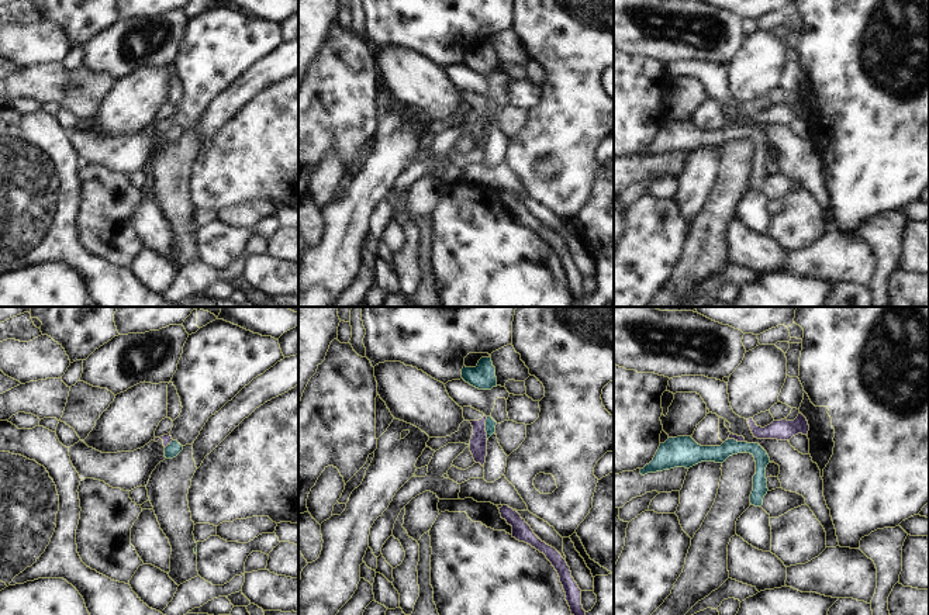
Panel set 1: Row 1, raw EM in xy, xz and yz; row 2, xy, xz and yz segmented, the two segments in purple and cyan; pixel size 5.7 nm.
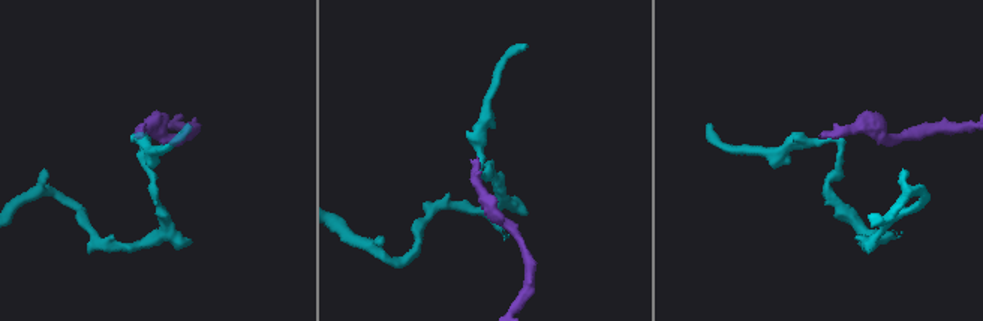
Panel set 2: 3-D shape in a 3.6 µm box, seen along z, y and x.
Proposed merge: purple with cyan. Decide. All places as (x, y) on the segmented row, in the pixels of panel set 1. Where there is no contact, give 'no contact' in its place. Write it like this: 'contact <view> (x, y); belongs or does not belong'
contact xz (484, 428); does not belong

